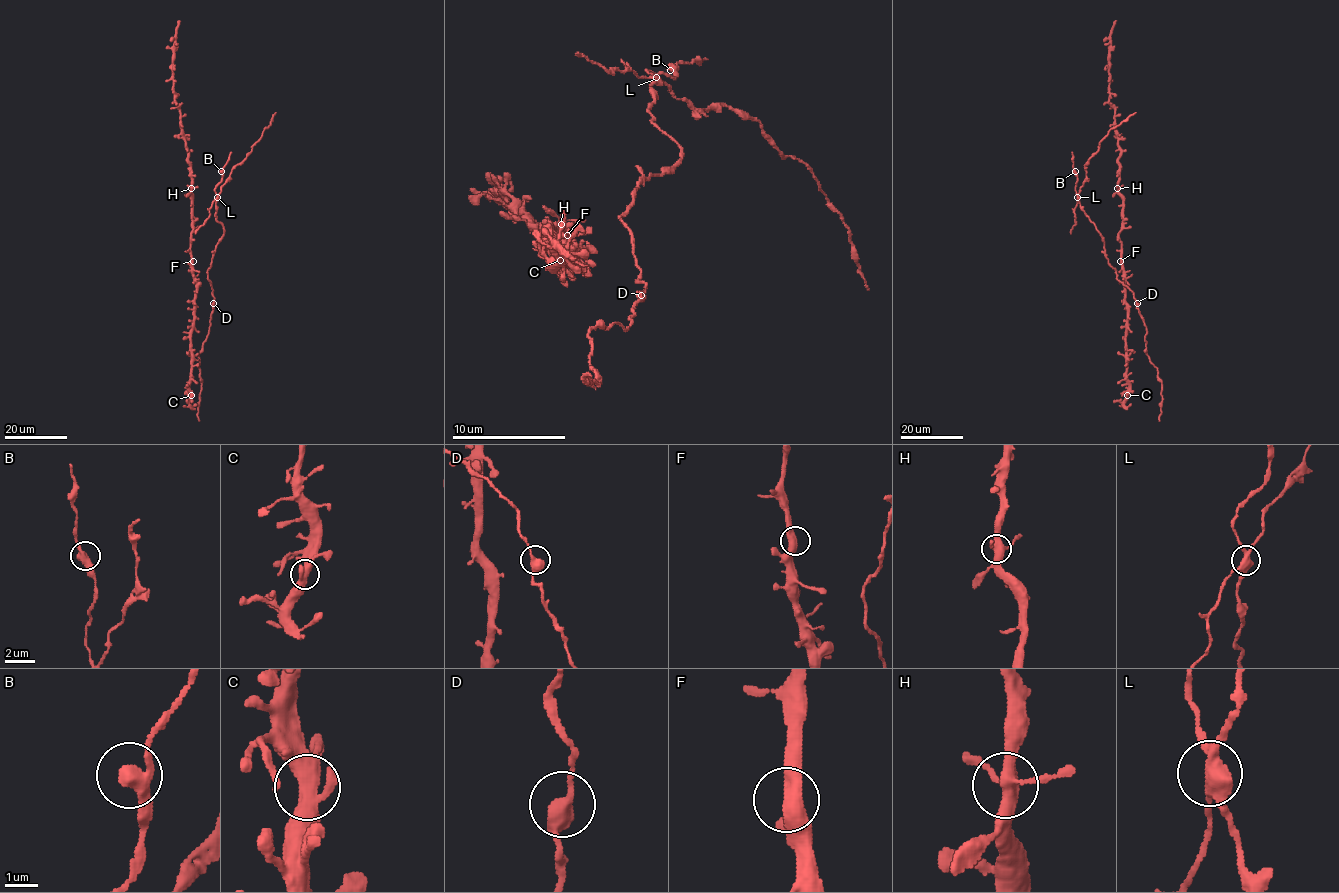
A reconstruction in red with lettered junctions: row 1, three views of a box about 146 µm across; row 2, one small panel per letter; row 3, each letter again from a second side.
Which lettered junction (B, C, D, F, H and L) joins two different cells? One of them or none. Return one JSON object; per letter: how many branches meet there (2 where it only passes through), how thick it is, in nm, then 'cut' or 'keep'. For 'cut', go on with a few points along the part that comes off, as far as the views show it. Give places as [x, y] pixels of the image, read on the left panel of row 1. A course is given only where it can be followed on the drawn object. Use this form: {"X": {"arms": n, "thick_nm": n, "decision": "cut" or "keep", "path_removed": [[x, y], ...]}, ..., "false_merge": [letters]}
{"B": {"arms": 2, "thick_nm": 400, "decision": "keep"}, "C": {"arms": 4, "thick_nm": 440, "decision": "keep"}, "D": {"arms": 2, "thick_nm": 440, "decision": "keep"}, "F": {"arms": 2, "thick_nm": 480, "decision": "keep"}, "H": {"arms": 4, "thick_nm": 420, "decision": "keep"}, "L": {"arms": 4, "thick_nm": 400, "decision": "cut", "path_removed": [[217, 197], [231, 171], [245, 160], [276, 112]]}, "false_merge": ["L"]}

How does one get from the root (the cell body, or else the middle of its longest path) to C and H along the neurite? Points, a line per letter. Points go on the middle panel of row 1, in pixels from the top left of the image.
C: (562, 238), (579, 252), (573, 258), (559, 255), (562, 255), (553, 266), (559, 260)
H: (562, 238), (559, 238), (562, 229), (567, 235), (565, 243), (562, 223)

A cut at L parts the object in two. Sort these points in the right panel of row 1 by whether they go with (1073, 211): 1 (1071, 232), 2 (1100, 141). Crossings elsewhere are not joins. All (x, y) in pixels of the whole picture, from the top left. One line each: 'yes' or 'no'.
1: yes
2: yes

